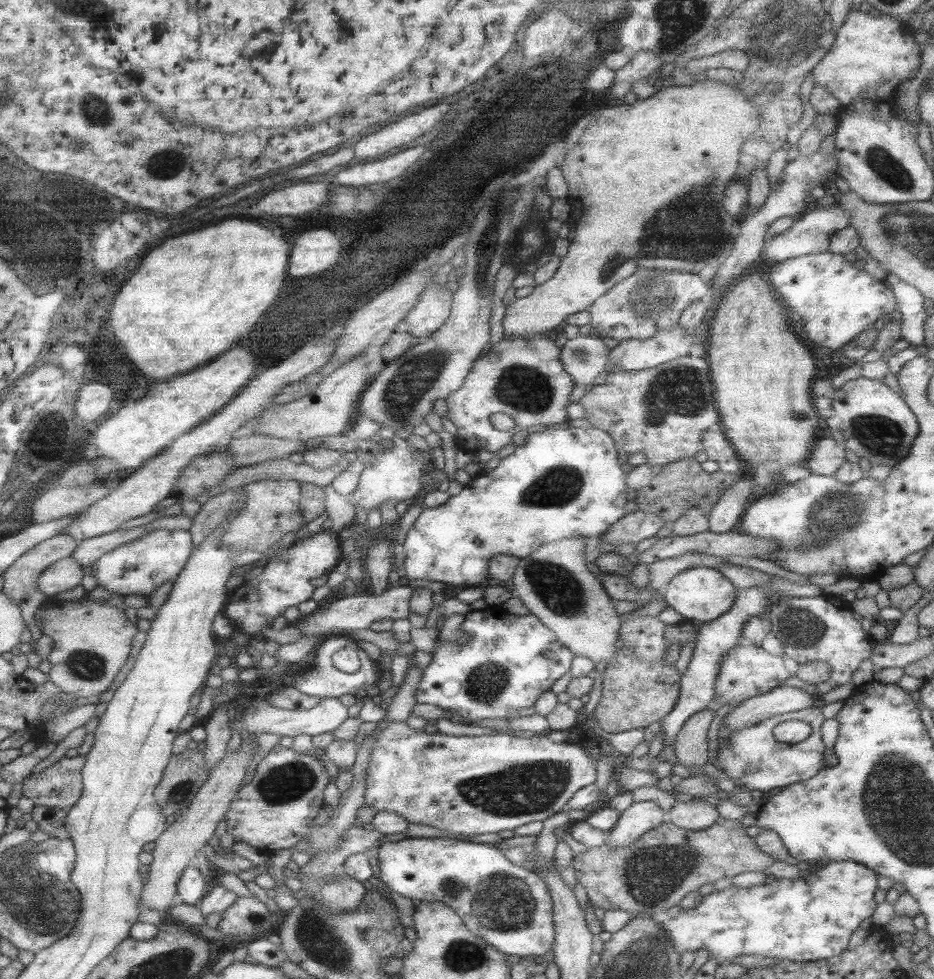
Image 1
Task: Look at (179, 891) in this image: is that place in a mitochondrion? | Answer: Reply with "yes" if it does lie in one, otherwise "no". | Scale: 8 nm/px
no

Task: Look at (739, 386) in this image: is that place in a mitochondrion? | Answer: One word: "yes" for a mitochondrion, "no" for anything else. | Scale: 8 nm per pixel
no

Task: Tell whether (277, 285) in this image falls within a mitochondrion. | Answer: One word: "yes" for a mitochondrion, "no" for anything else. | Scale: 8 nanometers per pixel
yes

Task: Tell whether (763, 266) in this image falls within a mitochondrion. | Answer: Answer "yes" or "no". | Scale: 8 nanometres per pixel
no

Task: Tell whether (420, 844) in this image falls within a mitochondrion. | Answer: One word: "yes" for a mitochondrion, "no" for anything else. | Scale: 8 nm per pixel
no

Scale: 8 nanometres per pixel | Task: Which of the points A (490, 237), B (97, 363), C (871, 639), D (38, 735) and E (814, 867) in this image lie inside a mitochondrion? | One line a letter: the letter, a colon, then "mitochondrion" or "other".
A: mitochondrion
B: other
C: other
D: other
E: other

